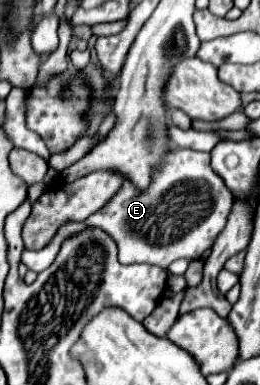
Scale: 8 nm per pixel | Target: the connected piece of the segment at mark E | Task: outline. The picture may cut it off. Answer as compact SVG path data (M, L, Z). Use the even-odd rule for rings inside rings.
M173 147L165 155L165 163L157 167L147 189L133 187L129 179L121 189L89 219L75 223L67 221L55 233L55 237L39 251L23 251L23 263L35 271L45 271L57 257L61 243L85 229L103 229L113 237L119 249L119 263L149 263L167 269L177 259L199 259L205 249L213 245L213 239L223 231L227 215L233 205L233 195L225 187L225 181L211 169L211 155Z

